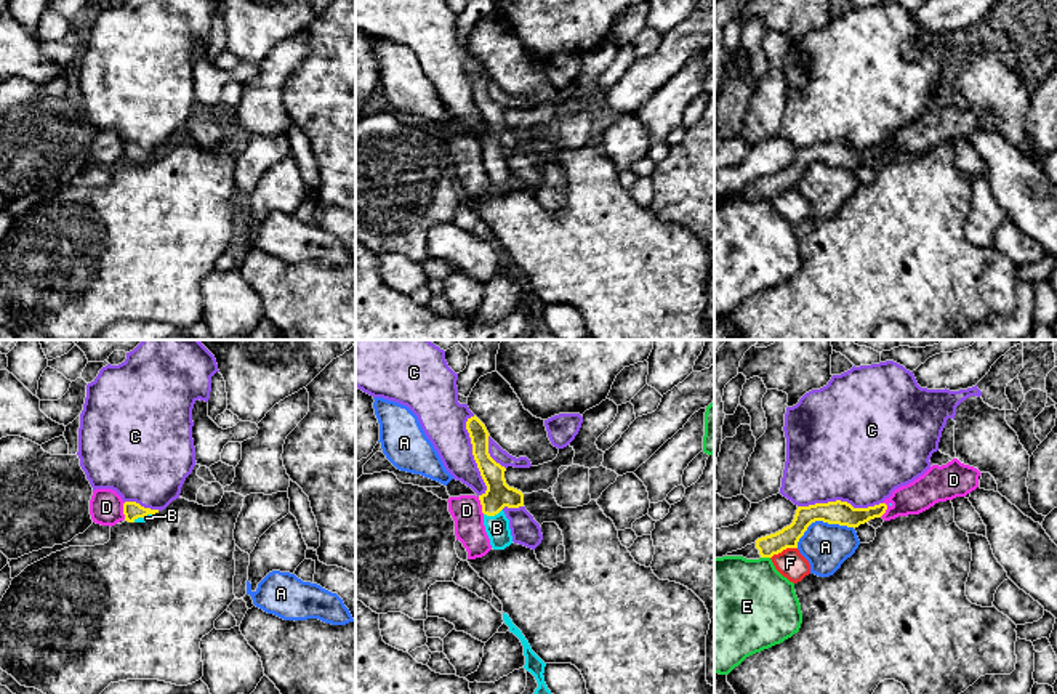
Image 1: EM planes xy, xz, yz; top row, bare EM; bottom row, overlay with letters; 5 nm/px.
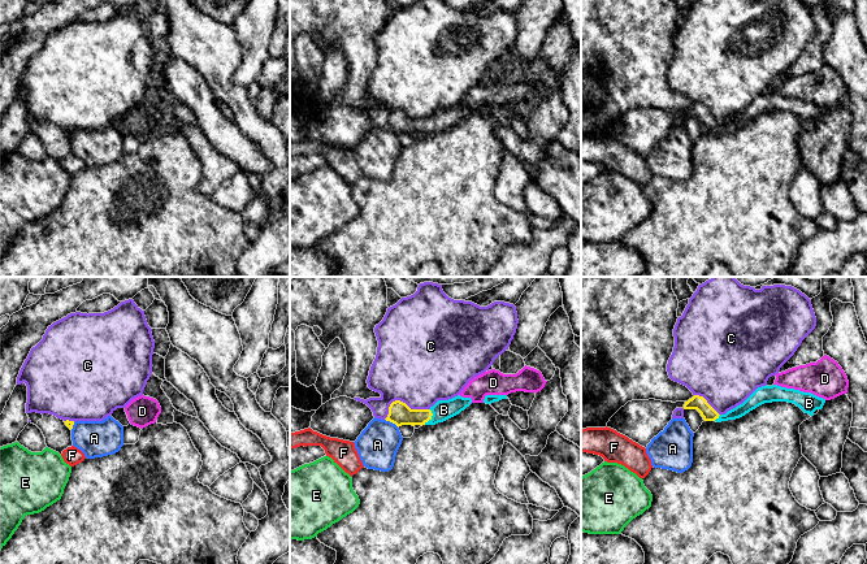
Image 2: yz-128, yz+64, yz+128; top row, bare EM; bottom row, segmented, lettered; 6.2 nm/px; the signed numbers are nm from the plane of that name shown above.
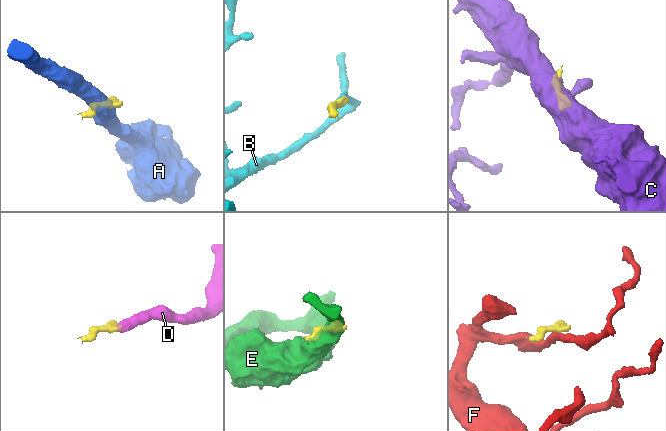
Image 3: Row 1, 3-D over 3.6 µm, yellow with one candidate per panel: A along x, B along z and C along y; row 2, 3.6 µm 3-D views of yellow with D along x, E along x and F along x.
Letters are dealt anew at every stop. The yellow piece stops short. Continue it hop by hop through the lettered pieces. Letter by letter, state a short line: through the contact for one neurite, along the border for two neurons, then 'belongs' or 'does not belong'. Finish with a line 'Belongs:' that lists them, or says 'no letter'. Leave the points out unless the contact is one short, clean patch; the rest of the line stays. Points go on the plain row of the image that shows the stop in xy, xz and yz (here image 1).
A: line yz (854, 170), (844, 165), (814, 162), (796, 188); does not belong
B: line xz (498, 135), (492, 143), (492, 156), (497, 169); belongs
C: does not belong
D: line xy (125, 143), (124, 159); does not belong
E: line yz (761, 197), (769, 199); does not belong
F: line yz (796, 188), (787, 188), (771, 199); does not belong
Belongs: B

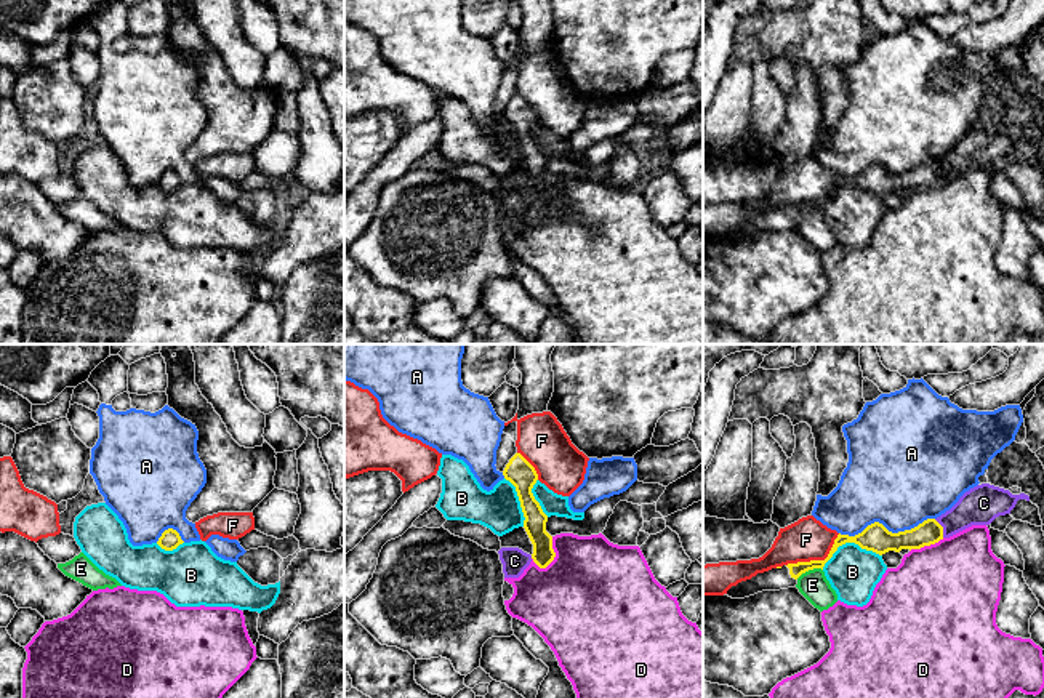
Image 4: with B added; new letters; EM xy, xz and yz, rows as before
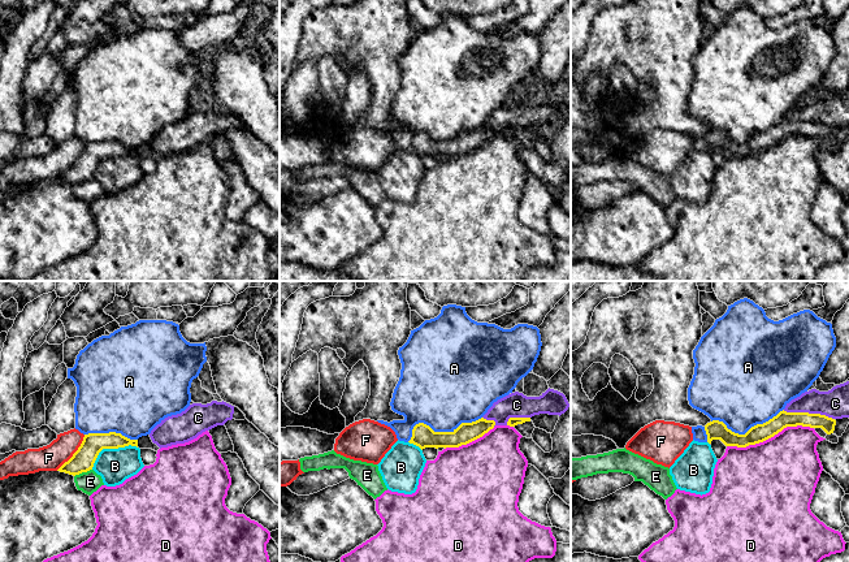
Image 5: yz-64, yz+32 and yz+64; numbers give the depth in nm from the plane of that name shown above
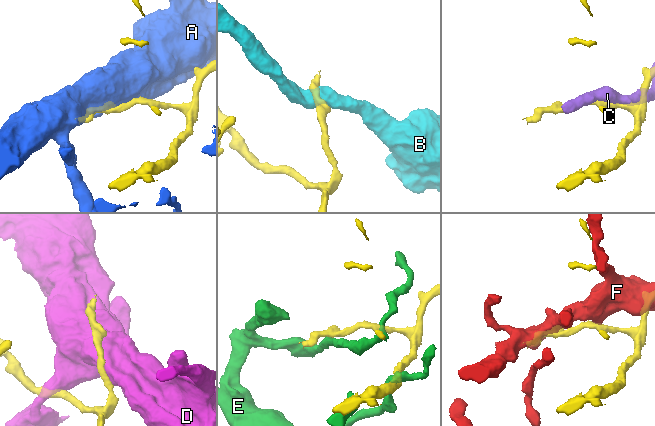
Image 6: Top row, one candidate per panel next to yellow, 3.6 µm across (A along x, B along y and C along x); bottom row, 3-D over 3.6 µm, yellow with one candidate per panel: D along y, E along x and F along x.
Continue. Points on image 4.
A: does not belong
B: line yz (881, 196), (862, 191), (854, 184), (843, 184), (822, 210); does not belong
C: does not belong
D: does not belong
E: does not belong
F: does not belong
Belongs: no letter

